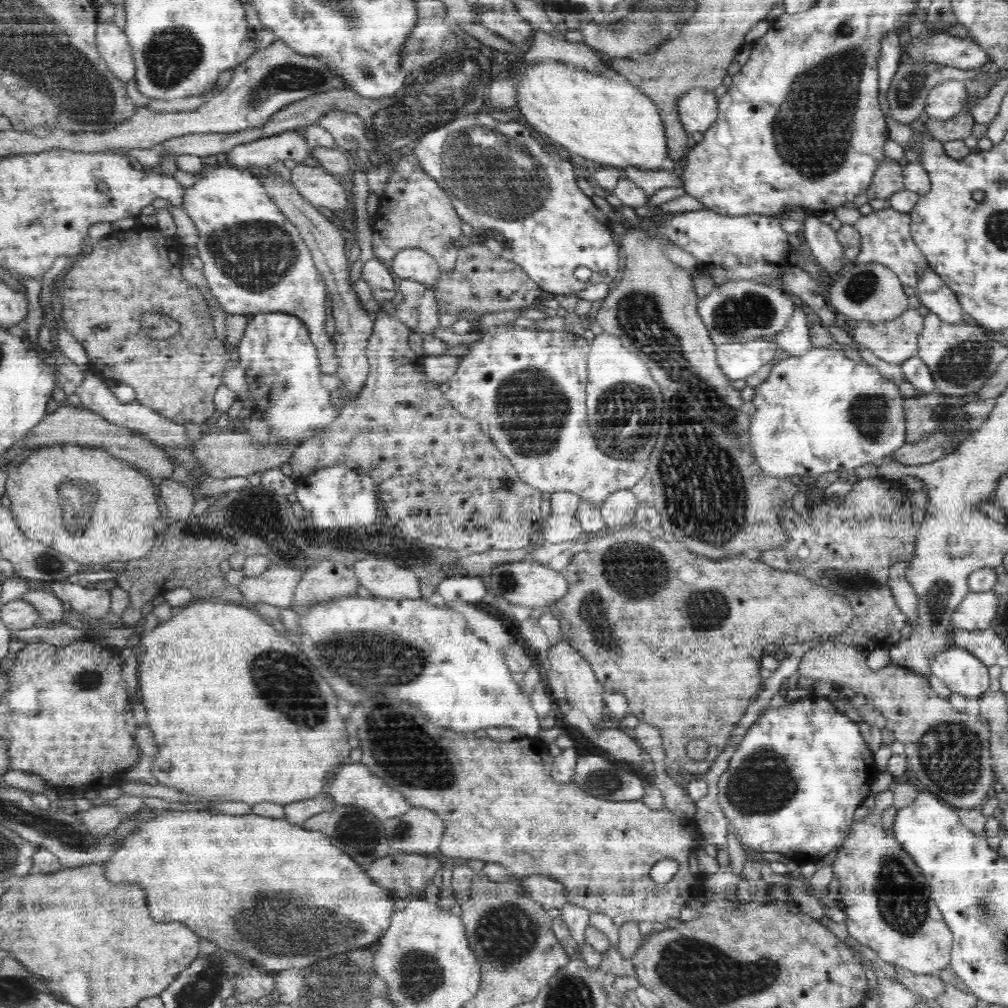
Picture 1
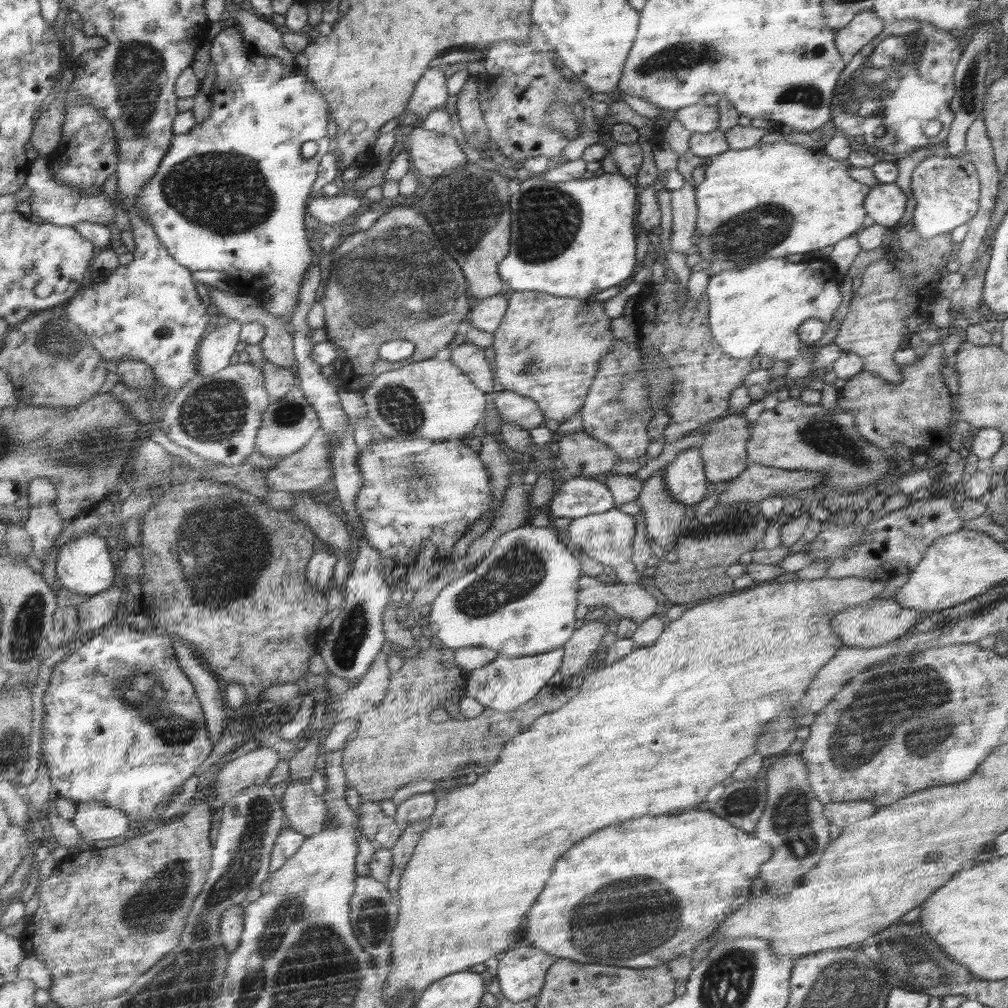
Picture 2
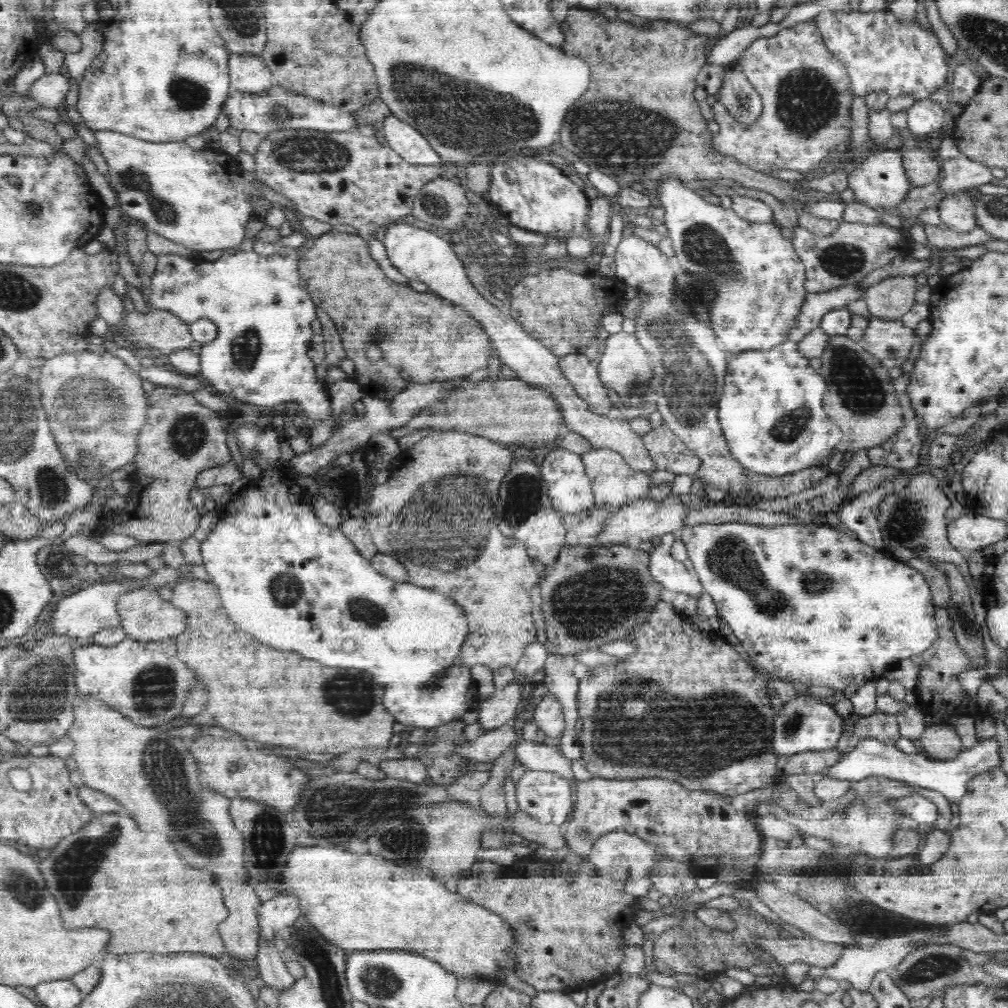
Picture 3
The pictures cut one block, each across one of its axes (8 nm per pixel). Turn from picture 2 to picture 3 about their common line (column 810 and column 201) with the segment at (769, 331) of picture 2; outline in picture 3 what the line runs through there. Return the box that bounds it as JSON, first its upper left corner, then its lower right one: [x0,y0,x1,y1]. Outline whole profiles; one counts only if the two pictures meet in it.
[146,251,330,420]

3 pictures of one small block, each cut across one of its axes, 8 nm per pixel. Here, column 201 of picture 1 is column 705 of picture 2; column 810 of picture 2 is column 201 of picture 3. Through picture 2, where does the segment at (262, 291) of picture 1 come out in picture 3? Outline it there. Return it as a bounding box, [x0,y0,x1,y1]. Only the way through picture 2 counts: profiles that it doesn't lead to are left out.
[94,130,263,251]

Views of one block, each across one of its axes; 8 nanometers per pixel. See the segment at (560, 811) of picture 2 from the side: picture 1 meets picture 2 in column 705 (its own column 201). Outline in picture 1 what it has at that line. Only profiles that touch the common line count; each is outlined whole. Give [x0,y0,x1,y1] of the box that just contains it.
[138,591,353,807]

